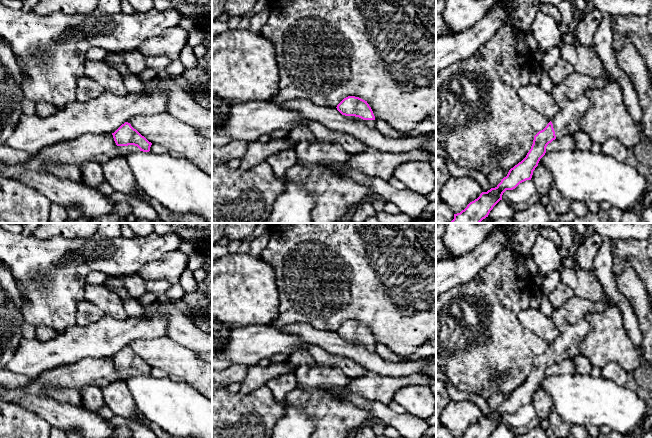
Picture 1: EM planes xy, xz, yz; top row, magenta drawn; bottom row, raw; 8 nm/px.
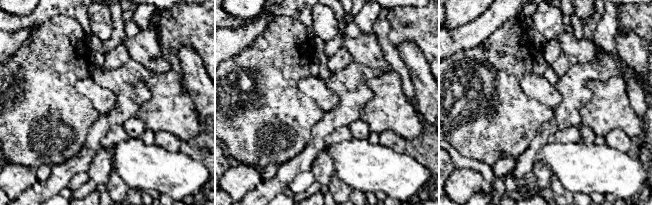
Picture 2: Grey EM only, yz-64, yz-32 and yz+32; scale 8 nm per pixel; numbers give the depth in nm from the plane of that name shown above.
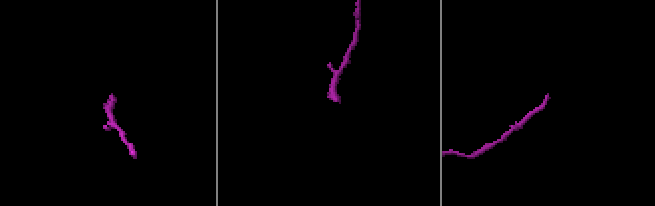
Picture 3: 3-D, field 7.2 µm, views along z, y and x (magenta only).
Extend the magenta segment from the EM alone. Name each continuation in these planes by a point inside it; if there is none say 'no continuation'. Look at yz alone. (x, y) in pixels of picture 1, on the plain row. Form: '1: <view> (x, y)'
1: yz (570, 318)

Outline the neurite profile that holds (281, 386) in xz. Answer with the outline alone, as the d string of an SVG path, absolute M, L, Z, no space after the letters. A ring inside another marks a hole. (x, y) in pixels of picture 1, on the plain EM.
M288 371L268 380L266 386L278 403L284 403L287 396L297 388L295 371Z

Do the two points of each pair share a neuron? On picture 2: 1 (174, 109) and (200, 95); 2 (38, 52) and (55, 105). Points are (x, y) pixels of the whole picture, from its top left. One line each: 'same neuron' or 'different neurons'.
1: different neurons
2: same neuron

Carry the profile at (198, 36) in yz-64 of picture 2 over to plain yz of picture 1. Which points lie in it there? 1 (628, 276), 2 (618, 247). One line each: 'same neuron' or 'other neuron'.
1: other neuron
2: same neuron

